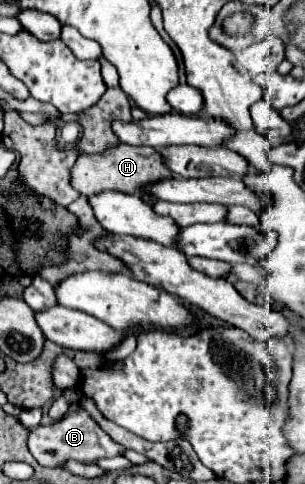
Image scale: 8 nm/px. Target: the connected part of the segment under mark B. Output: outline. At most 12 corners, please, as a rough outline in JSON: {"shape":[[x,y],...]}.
{"shape":[[83,409],[29,433],[27,447],[45,467],[67,459],[93,463],[121,455]]}

